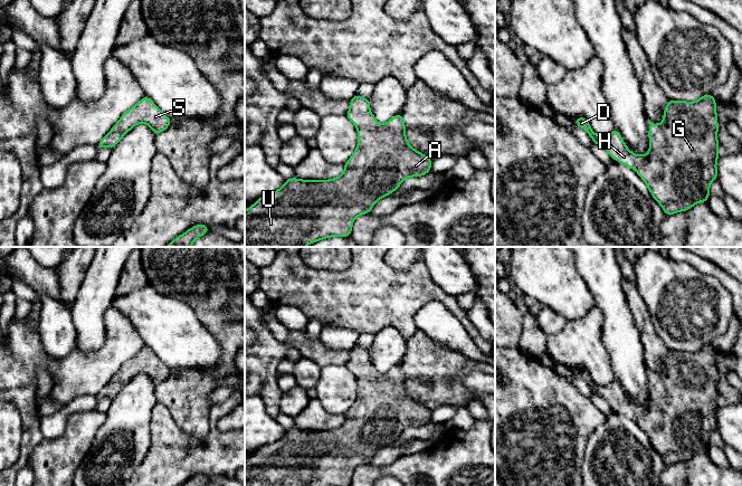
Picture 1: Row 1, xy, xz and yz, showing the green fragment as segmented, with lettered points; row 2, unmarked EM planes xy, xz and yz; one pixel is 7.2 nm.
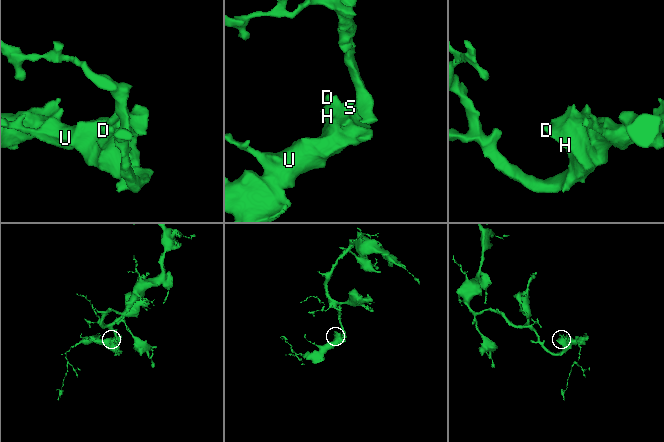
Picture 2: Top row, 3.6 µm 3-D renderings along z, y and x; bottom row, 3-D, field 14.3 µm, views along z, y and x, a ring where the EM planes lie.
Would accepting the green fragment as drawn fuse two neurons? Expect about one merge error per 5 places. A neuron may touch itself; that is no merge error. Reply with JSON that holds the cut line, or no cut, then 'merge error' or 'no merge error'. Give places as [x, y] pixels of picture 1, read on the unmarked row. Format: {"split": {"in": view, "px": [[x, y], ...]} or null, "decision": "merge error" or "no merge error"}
{"split": null, "decision": "no merge error"}

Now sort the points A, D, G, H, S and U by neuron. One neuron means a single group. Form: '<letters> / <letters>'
A D G H S U

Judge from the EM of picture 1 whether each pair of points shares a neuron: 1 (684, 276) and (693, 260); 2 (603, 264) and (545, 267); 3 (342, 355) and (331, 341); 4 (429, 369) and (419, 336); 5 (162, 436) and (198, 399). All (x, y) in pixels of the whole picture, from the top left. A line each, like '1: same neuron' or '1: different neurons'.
1: different neurons
2: different neurons
3: different neurons
4: same neuron
5: different neurons

